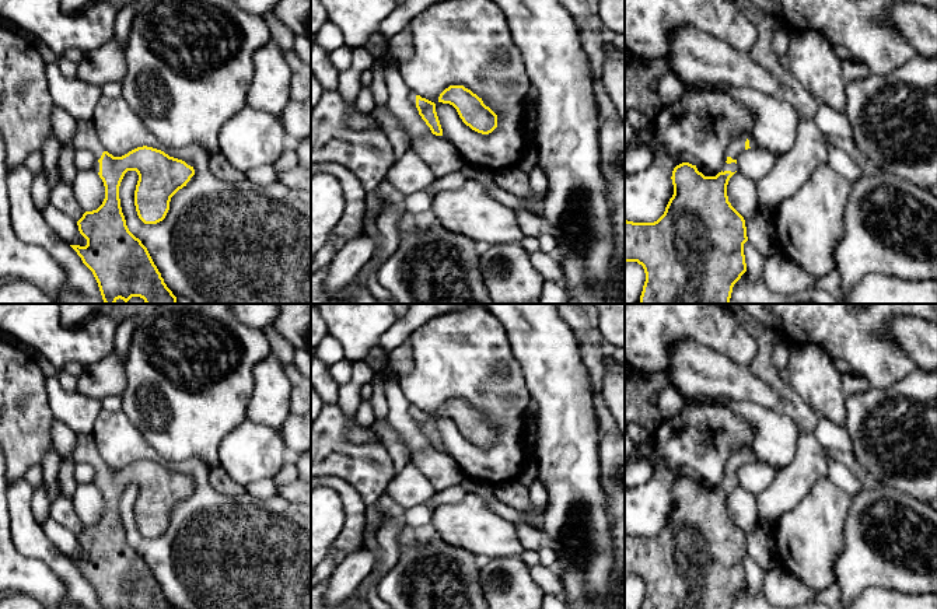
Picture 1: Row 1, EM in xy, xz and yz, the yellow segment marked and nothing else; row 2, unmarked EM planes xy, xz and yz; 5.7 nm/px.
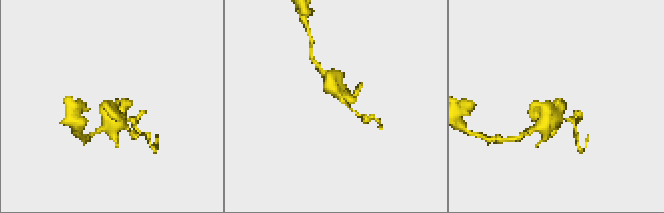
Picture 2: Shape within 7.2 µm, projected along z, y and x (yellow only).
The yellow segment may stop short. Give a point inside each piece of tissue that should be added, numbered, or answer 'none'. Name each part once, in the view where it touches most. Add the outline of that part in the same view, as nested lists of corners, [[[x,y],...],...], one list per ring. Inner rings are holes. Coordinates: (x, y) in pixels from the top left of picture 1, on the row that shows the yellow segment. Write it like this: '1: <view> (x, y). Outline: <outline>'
1: xy (86, 136). Outline: [[[77,122],[77,132],[74,134],[74,147],[76,148],[90,148],[97,157],[97,162],[94,164],[94,171],[99,172],[99,162],[102,153],[106,151],[99,137],[97,134],[95,126],[91,122]]]

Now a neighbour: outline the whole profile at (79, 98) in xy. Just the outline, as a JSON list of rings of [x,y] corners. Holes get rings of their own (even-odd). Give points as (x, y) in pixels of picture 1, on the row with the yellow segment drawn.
[[[56,62],[46,64],[45,76],[55,104],[66,109],[76,122],[92,120],[95,106],[102,97],[101,87],[66,77]]]

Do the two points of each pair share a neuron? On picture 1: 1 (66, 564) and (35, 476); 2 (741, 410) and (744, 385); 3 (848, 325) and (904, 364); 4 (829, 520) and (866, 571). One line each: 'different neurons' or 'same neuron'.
1: different neurons
2: different neurons
3: same neuron
4: different neurons

